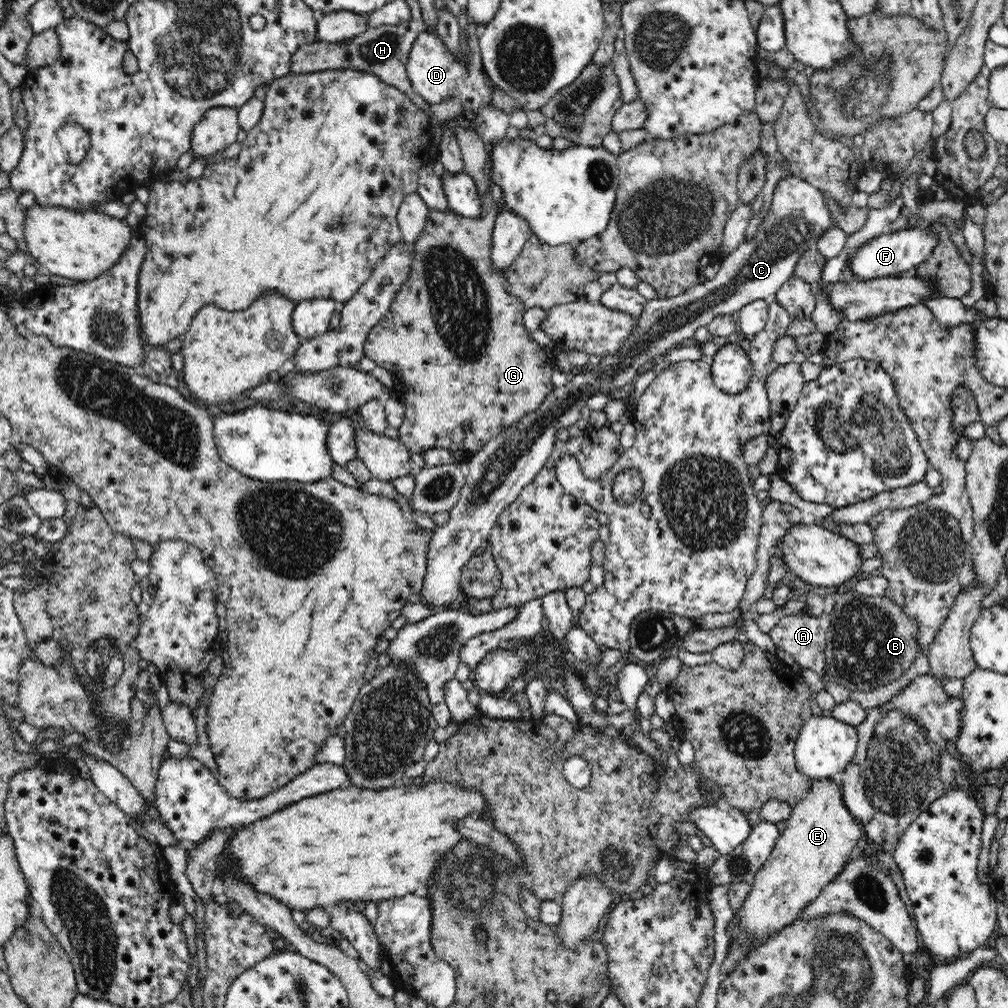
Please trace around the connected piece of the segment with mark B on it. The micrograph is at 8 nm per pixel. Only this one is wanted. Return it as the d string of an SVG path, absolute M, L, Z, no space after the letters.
M856 591L834 595L835 606L826 632L828 674L849 691L871 691L906 674L919 655L919 624L885 595L867 596Z

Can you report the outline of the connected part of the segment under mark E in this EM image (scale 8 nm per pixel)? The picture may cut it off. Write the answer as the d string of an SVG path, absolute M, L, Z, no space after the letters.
M830 779L817 780L812 790L803 796L799 804L793 808L787 819L786 829L781 832L775 847L758 870L752 882L751 892L748 892L742 906L734 912L734 927L736 934L730 935L730 947L746 947L748 953L761 947L770 937L783 928L801 918L804 909L822 894L822 890L833 882L840 870L858 848L865 842L863 828L845 808L841 788L834 788Z

